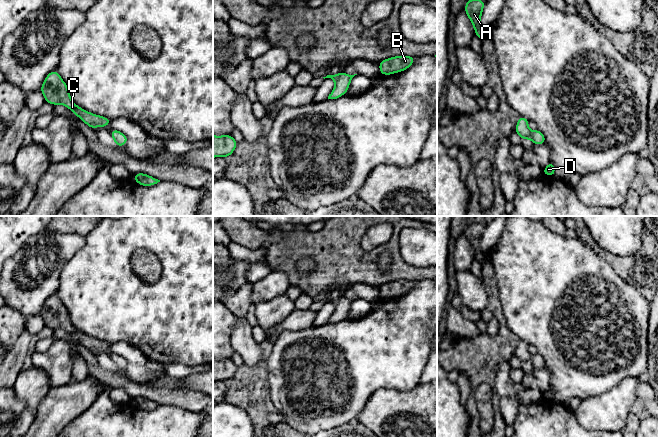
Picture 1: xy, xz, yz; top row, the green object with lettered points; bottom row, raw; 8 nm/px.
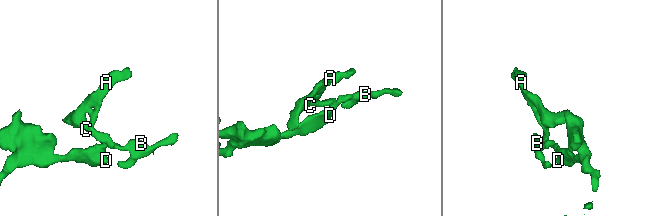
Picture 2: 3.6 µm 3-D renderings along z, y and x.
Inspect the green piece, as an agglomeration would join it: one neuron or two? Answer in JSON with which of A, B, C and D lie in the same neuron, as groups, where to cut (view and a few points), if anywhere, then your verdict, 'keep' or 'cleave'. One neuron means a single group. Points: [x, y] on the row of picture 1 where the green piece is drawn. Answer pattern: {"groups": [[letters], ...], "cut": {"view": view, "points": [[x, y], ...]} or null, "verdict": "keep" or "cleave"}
{"groups": [["A", "B", "C", "D"]], "cut": null, "verdict": "keep"}

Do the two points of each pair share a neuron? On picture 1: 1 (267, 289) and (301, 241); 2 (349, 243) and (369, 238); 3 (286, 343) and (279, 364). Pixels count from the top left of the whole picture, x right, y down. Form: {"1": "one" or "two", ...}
{"1": "two", "2": "two", "3": "one"}

